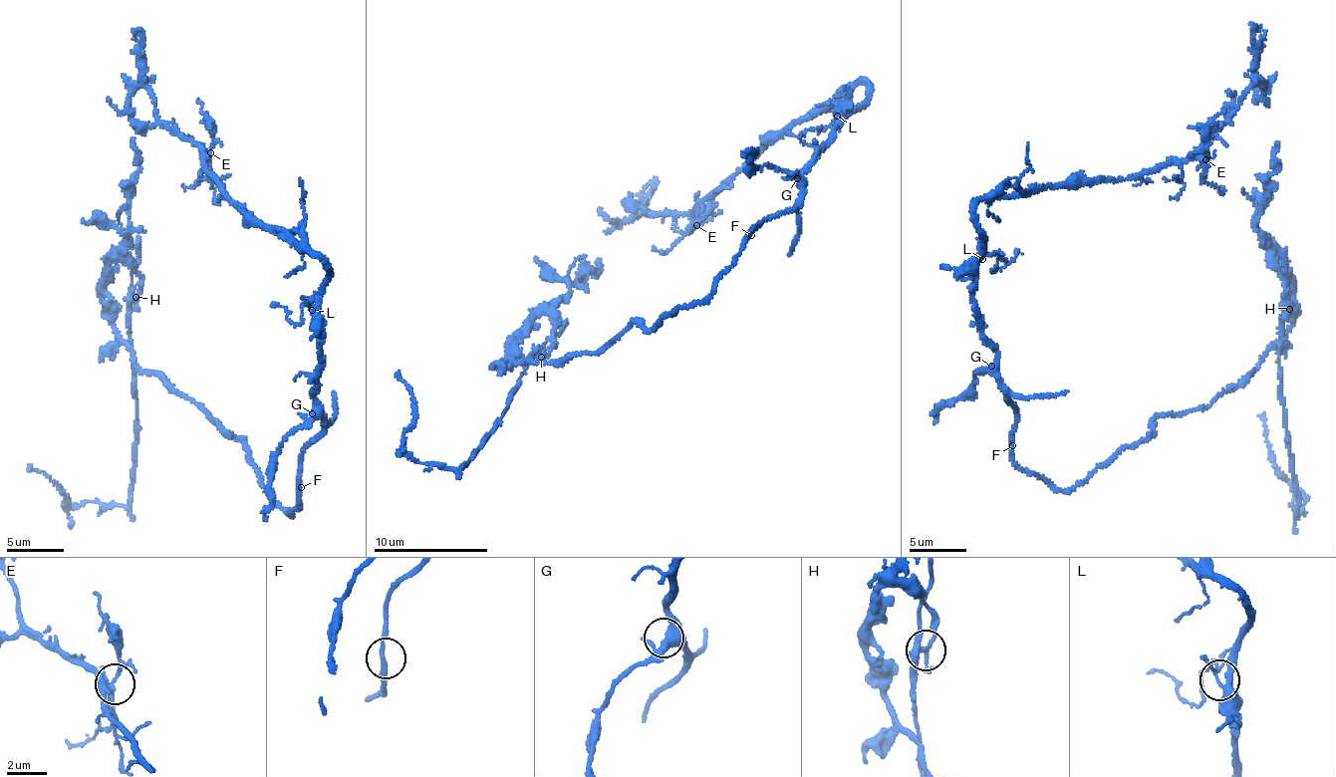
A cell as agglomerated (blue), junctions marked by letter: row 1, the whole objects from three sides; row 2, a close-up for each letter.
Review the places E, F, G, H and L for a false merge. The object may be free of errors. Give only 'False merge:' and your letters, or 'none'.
False merge: H

